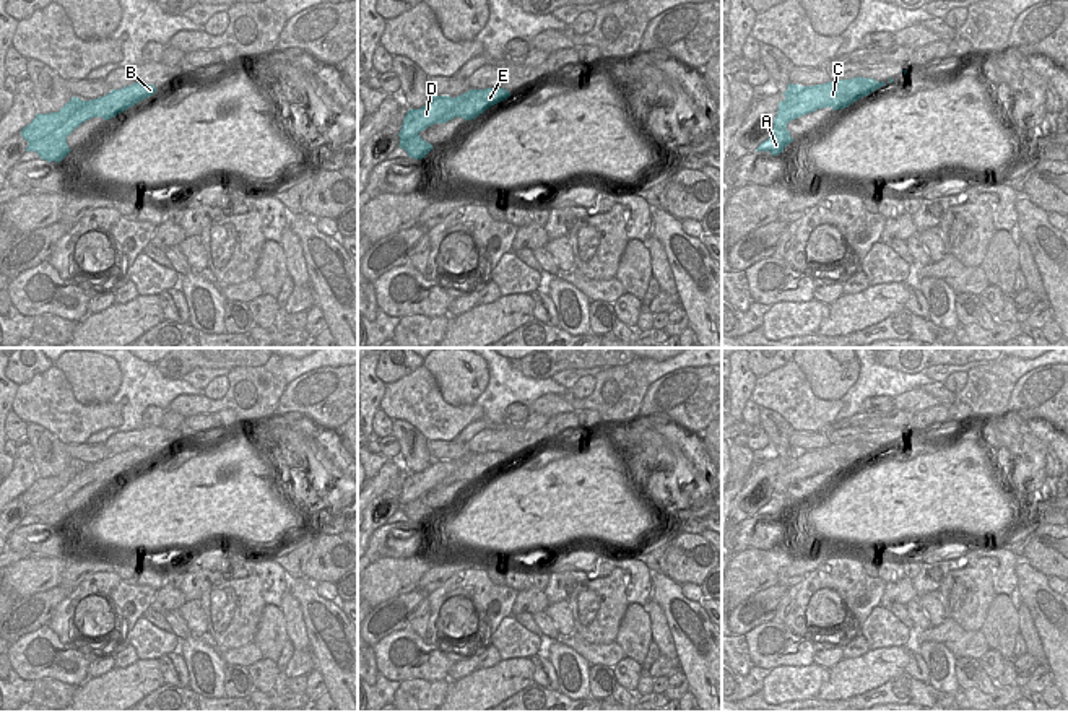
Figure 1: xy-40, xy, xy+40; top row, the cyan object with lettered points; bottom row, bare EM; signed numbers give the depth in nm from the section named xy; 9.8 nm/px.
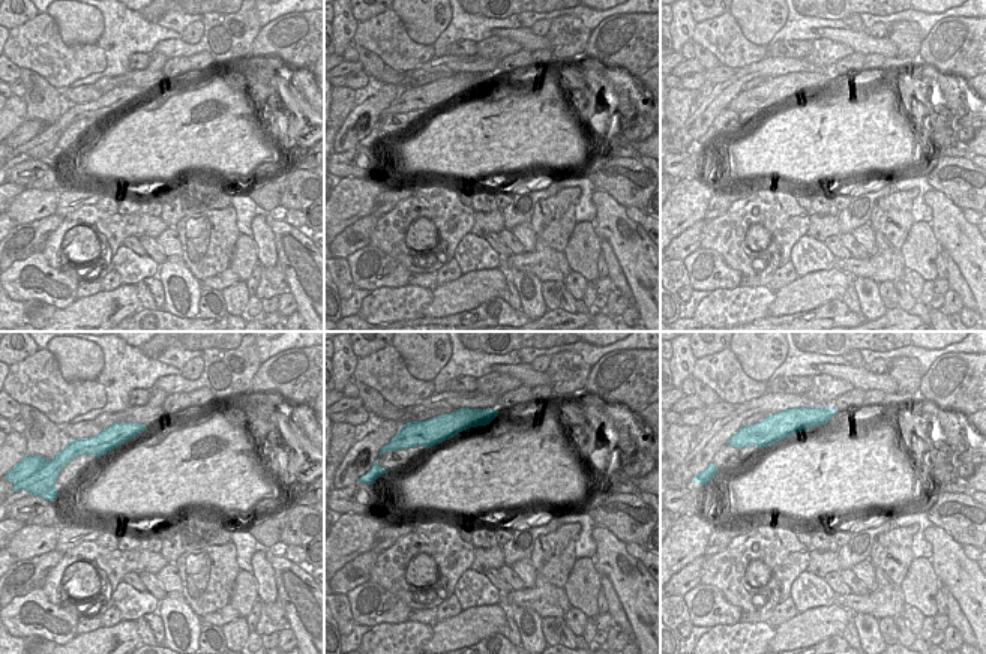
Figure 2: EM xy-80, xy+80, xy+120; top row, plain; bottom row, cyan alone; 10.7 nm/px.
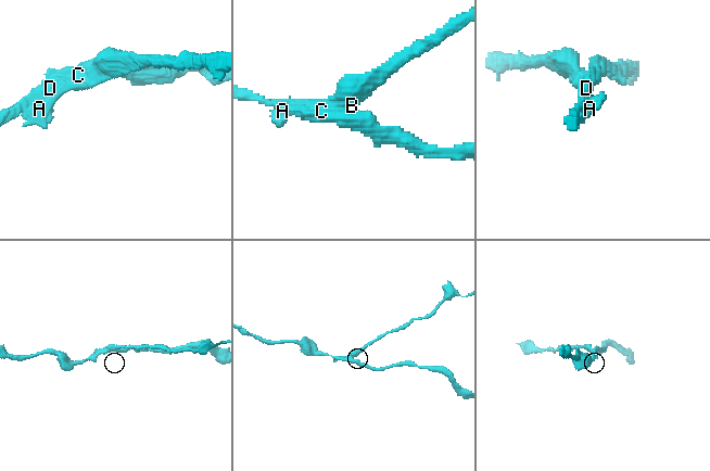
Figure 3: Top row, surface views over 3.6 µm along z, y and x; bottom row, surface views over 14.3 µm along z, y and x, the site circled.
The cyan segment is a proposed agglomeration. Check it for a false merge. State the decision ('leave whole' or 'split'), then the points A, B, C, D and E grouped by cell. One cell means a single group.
split; A B E / C D

